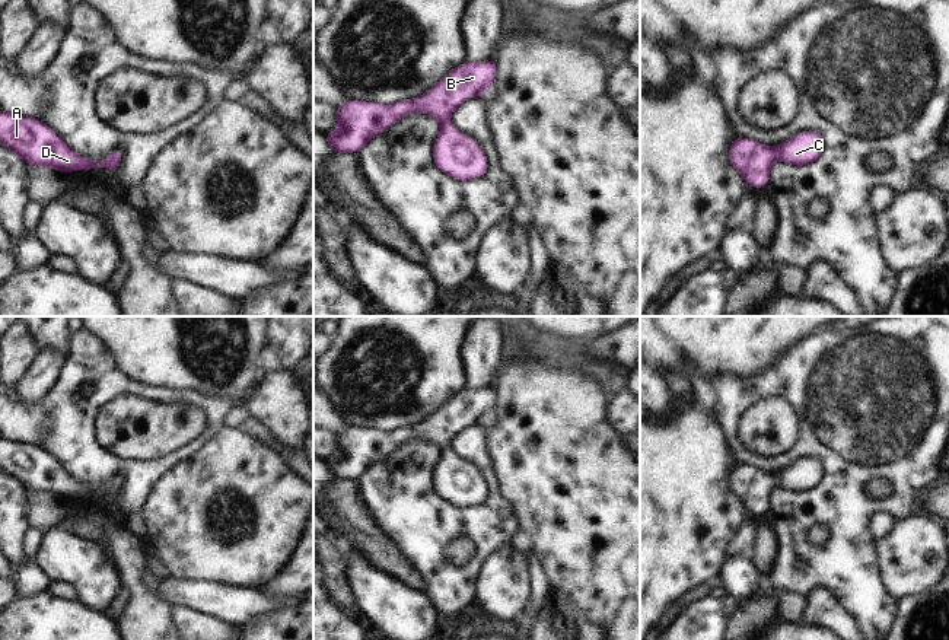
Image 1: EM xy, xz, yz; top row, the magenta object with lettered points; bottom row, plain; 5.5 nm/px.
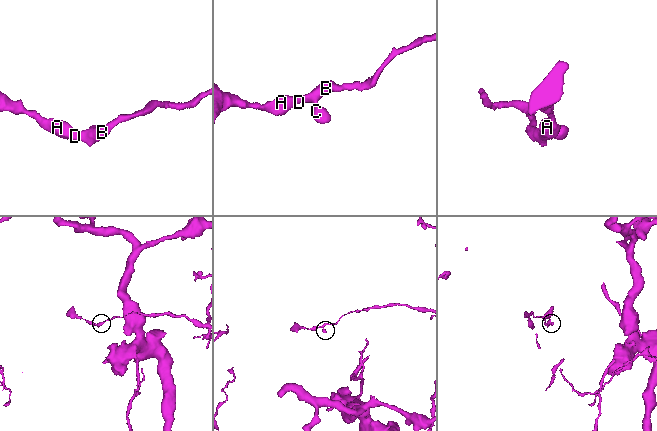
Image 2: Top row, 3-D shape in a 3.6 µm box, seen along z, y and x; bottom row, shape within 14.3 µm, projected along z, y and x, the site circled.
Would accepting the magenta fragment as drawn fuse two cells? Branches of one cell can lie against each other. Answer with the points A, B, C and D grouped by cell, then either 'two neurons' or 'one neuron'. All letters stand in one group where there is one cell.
groups A B C D; one neuron

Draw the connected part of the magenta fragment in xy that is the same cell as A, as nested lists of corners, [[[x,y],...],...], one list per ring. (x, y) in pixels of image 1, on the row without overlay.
[[[0,437],[0,469],[16,480],[26,491],[50,493],[58,499],[104,494],[117,496],[124,484],[121,474],[114,474],[105,488],[90,488],[74,480],[45,449],[29,442]]]

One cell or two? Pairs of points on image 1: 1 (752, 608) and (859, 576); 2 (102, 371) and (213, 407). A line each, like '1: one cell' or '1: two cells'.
1: two cells
2: one cell

